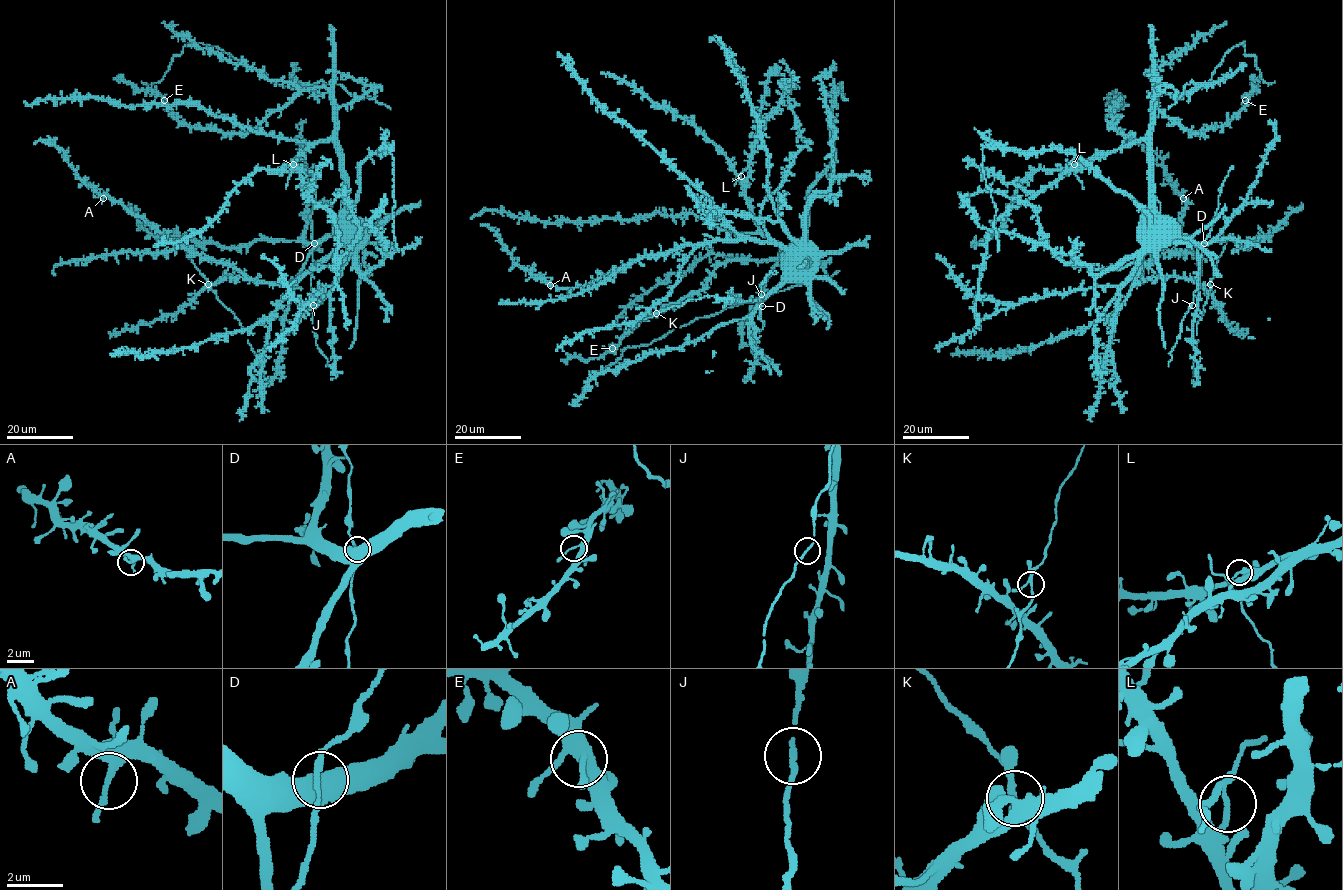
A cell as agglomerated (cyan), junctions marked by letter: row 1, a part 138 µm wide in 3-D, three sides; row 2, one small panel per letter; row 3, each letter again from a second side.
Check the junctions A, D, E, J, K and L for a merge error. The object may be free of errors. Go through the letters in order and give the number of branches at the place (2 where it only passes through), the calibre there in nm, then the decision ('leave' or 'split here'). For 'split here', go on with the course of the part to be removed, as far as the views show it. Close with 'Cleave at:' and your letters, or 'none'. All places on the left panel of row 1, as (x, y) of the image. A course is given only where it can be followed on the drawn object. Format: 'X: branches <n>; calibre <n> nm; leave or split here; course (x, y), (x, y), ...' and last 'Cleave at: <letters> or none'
A: branches 2; calibre 200 nm; leave
D: branches 3; calibre 120 nm; leave
E: branches 3; calibre 240 nm; leave
J: branches 2; calibre 170 nm; leave
K: branches 3; calibre 170 nm; leave
L: branches 3; calibre 160 nm; split here; course (293, 163), (285, 188)
Cleave at: L

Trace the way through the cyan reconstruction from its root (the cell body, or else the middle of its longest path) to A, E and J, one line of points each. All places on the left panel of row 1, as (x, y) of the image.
A: (350, 216), (350, 232), (327, 256), (294, 280), (265, 282), (202, 259), (122, 205), (103, 198)
E: (350, 216), (333, 98), (325, 88), (301, 89), (245, 132), (183, 125), (164, 100)
J: (350, 216), (341, 220), (333, 233), (327, 233), (311, 243), (313, 305)

